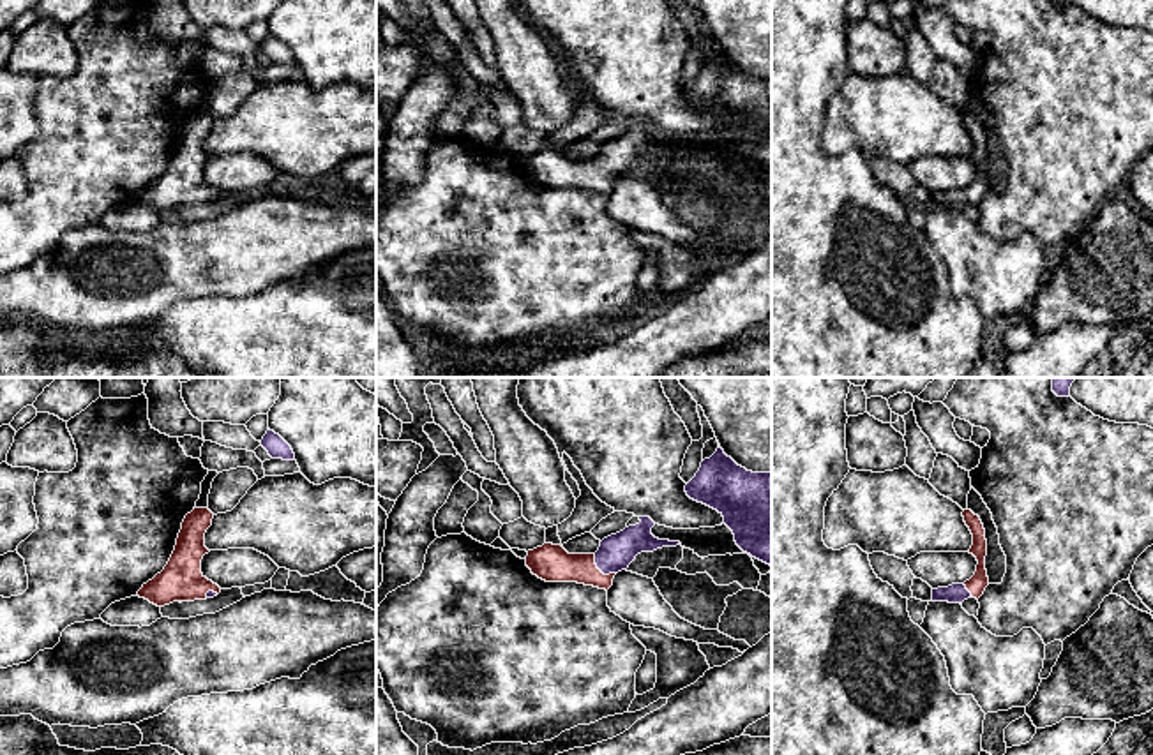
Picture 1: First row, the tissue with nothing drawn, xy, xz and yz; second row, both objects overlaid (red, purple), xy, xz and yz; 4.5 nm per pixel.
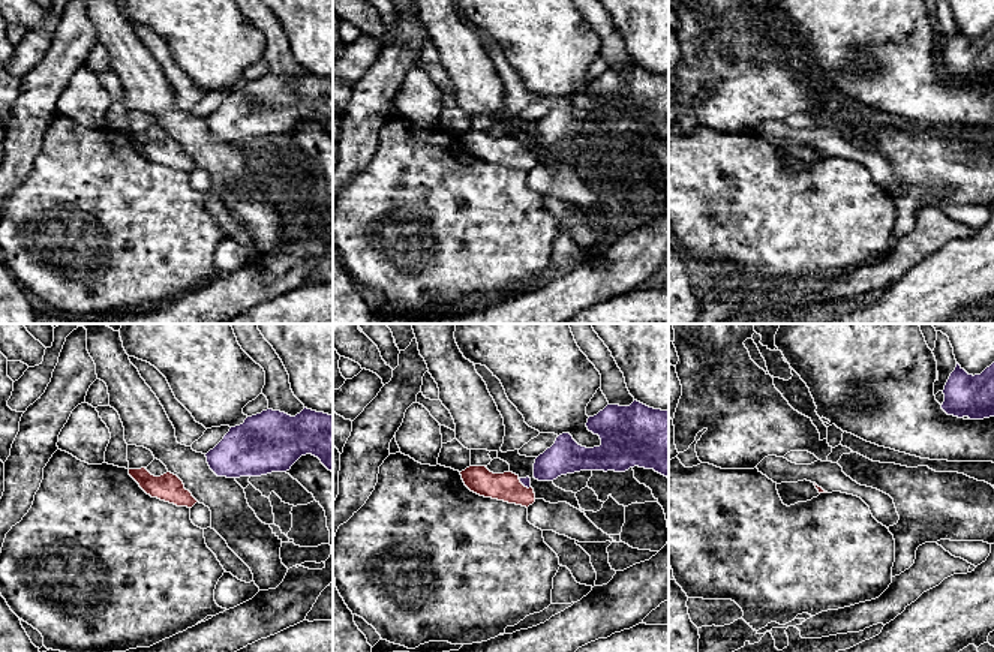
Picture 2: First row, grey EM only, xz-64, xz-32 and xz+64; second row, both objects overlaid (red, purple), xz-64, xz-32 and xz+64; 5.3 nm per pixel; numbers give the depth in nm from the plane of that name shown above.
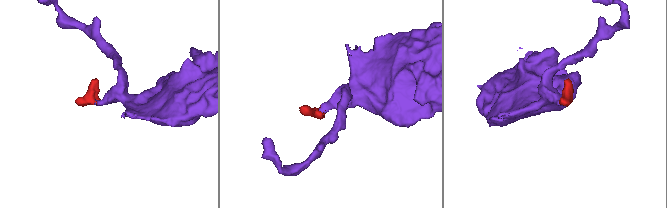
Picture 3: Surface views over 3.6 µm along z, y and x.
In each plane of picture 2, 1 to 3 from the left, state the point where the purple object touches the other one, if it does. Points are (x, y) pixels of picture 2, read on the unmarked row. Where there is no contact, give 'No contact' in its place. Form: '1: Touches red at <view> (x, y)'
1: No contact
2: Touches red at xz-32 (522, 149)
3: No contact

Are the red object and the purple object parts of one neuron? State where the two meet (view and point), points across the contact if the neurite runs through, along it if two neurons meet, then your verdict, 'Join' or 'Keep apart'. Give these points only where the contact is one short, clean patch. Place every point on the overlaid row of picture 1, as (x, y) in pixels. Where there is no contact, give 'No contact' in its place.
Touches red at xz (599, 570). Path across: xz (551, 563), (599, 570), (618, 551). Join

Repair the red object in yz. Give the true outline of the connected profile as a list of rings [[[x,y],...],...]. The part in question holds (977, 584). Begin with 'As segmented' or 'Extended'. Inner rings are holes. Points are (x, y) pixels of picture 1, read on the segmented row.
Extended. [[[971,510],[962,512],[964,522],[973,534],[973,545],[968,550],[978,561],[975,575],[964,584],[952,584],[948,587],[932,589],[932,602],[962,603],[968,598],[980,598],[989,586],[989,577],[985,570],[987,540],[985,529],[978,515]]]

